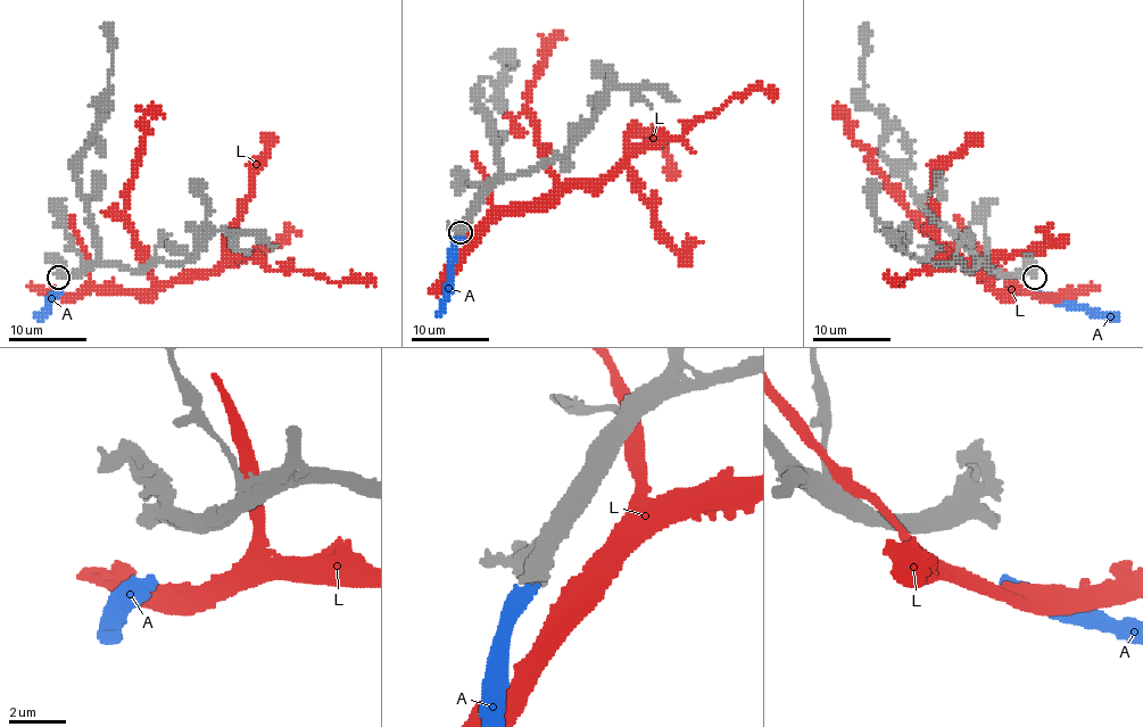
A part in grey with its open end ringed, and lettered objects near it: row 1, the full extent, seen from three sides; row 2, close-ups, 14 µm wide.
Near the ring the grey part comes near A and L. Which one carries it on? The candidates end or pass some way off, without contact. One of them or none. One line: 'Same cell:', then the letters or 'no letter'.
Same cell: no letter

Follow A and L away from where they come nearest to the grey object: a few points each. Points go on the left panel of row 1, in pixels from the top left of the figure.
A: (59, 290), (38, 317)
L: (65, 292), (158, 290), (207, 277), (229, 257), (375, 282)

